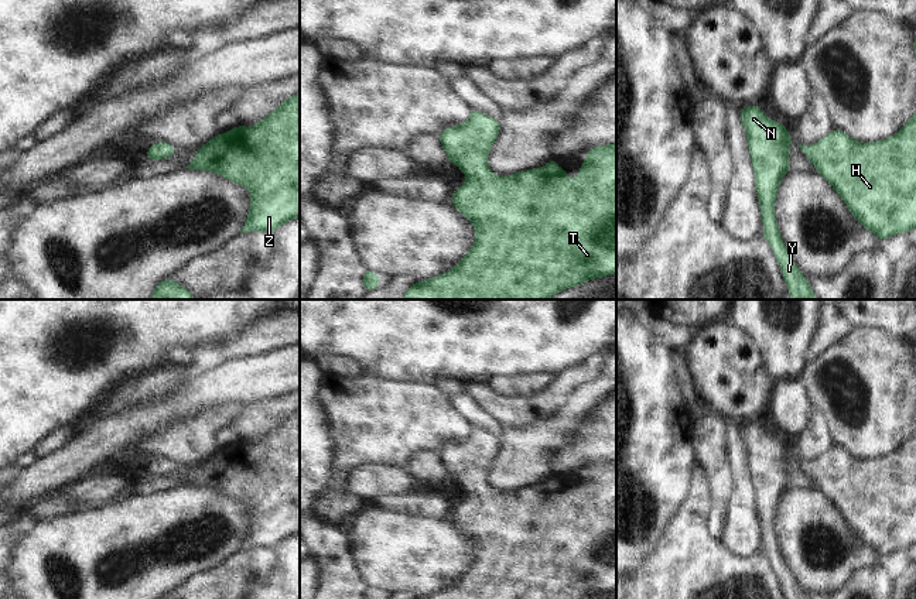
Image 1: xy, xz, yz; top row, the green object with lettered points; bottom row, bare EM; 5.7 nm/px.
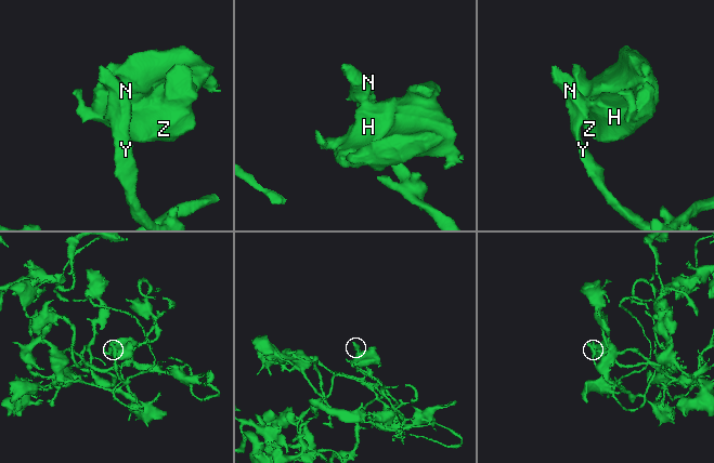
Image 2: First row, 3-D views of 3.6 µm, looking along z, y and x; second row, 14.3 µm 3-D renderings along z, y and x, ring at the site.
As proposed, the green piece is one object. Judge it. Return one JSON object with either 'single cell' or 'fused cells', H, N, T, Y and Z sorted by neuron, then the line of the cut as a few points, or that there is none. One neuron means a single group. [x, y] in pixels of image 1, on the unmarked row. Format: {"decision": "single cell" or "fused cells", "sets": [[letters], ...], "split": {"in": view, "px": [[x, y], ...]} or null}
{"decision": "single cell", "sets": [["H", "N", "T", "Y", "Z"]], "split": null}

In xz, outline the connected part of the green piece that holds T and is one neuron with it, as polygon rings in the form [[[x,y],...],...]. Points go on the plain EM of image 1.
[[[472,425],[468,437],[459,442],[451,442],[444,445],[438,455],[445,466],[447,475],[464,487],[468,496],[452,509],[452,523],[461,528],[474,542],[476,548],[476,557],[469,568],[461,575],[461,578],[452,583],[448,589],[438,591],[434,595],[428,595],[417,599],[587,599],[594,595],[604,595],[616,589],[616,459],[608,462],[597,462],[587,466],[587,475],[580,483],[580,490],[575,496],[570,496],[568,490],[557,482],[554,473],[547,478],[543,485],[532,485],[510,490],[503,494],[499,490],[489,487],[486,480],[492,461],[498,455],[500,448],[500,439],[491,432]]]

